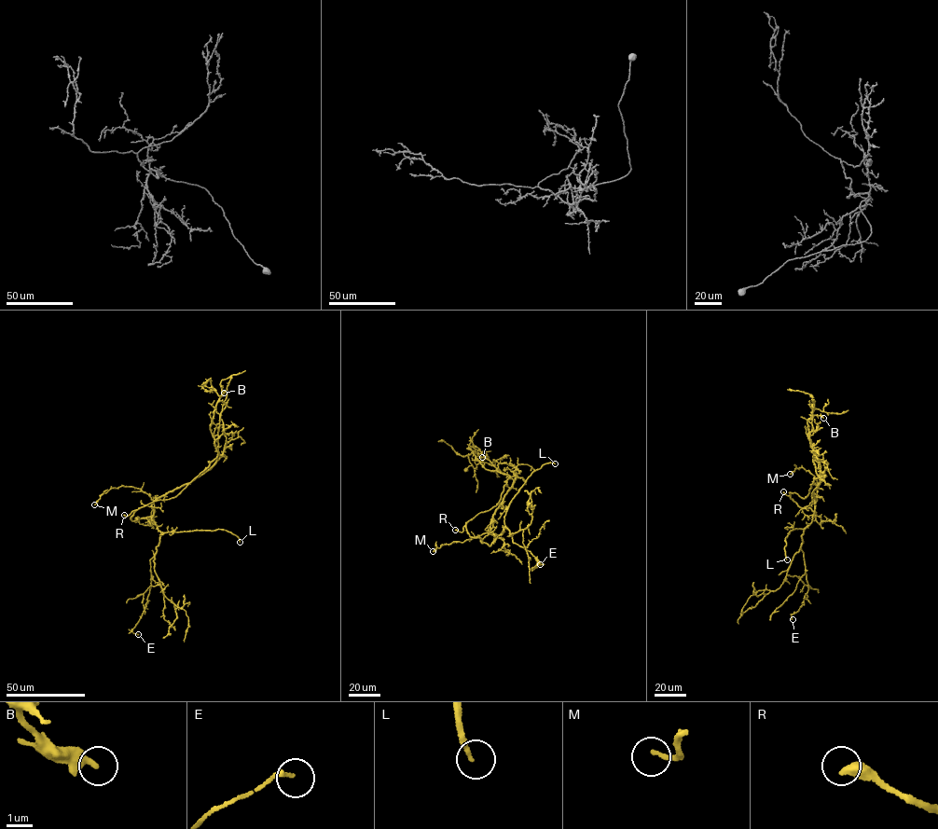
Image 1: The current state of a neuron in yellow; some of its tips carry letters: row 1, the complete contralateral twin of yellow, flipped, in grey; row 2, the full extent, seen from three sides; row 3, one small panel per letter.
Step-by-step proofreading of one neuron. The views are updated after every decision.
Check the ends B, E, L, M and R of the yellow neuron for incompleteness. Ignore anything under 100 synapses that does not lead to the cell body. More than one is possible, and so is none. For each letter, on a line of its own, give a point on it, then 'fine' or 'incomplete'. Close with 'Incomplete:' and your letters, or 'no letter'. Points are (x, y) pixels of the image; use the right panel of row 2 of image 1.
B: place (823, 418); fine
E: place (793, 619); fine
L: place (787, 559); incomplete
M: place (790, 474); fine
R: place (783, 491); incomplete
Incomplete: L, R

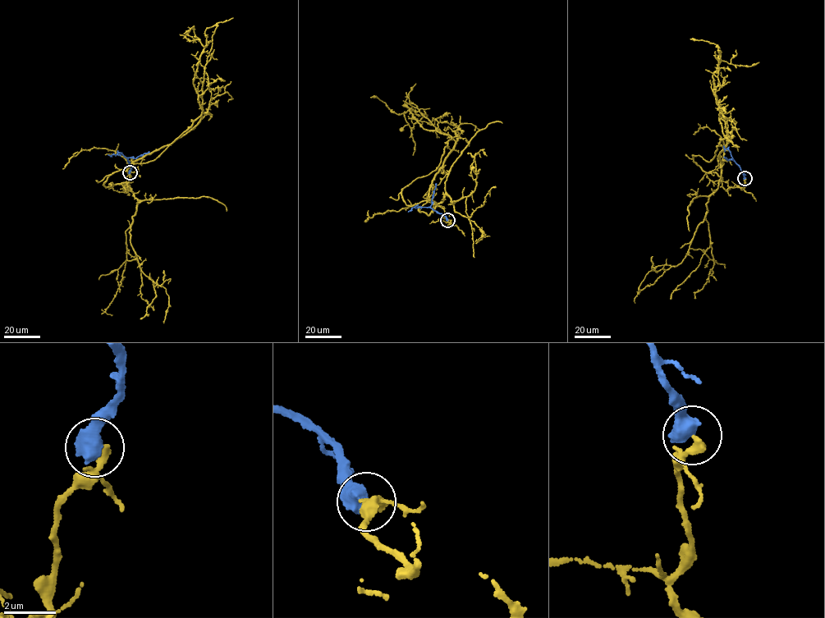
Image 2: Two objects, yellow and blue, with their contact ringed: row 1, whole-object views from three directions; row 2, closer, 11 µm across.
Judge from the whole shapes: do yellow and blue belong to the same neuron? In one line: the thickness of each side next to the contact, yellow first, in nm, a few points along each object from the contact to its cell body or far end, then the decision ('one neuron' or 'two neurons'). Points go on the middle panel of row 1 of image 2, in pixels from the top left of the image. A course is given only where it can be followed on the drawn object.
360 nm thick on the yellow side, 700 nm on the other; yellow runs (447, 220), (451, 225), (443, 208), (428, 200), (455, 140), (416, 120), (410, 109), (399, 114), (371, 98); blue runs (447, 220), (430, 207), (436, 183); two neurons

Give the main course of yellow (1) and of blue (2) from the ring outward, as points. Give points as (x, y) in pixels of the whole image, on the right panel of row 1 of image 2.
1: (745, 178), (744, 188), (721, 186), (718, 157), (726, 126), (712, 91), (721, 55), (714, 43), (690, 39)
2: (745, 178), (733, 159), (727, 160), (724, 157)

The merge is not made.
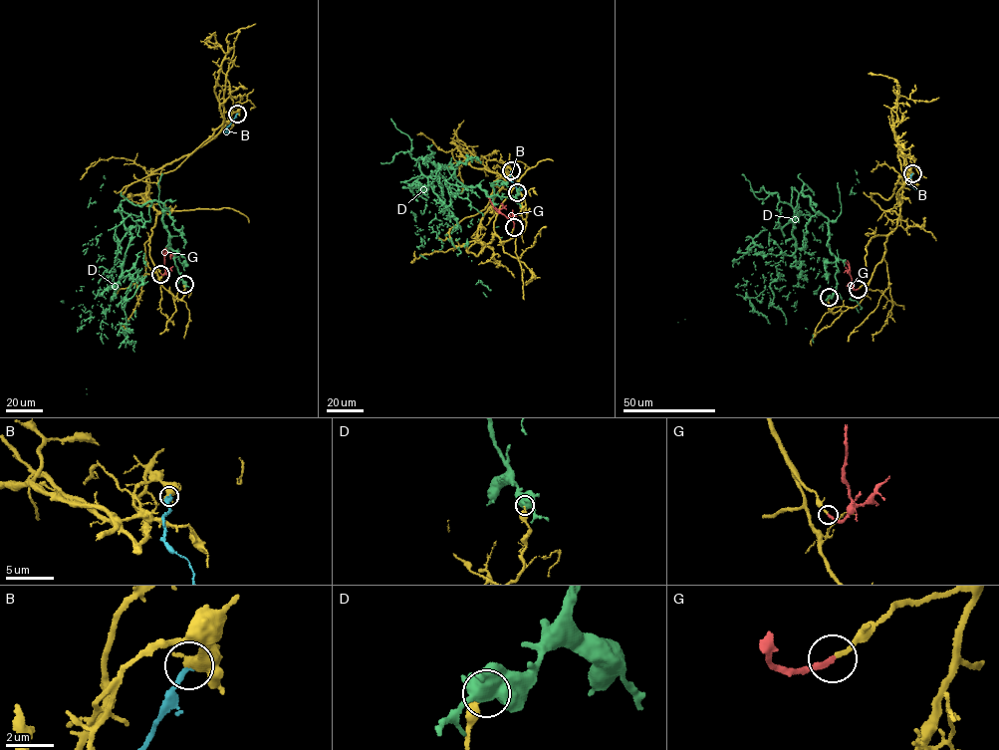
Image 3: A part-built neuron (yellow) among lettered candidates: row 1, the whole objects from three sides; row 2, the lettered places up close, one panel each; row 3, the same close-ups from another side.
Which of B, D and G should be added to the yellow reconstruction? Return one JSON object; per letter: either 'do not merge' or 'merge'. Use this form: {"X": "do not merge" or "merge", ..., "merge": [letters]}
{"B": "do not merge", "D": "do not merge", "G": "merge", "merge": ["G"]}

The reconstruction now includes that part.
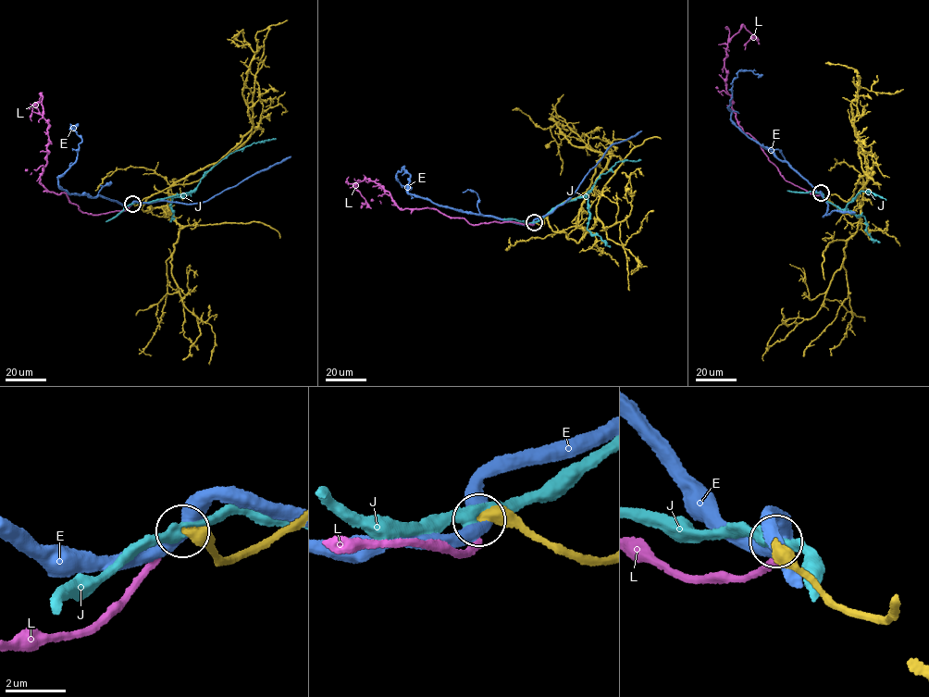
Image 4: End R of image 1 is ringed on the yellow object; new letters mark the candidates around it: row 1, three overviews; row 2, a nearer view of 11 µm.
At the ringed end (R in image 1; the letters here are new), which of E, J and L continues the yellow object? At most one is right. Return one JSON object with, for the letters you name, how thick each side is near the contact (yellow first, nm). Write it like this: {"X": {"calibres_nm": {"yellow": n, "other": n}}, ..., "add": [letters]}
{"L": {"calibres_nm": {"yellow": 480, "other": 200}}, "add": ["L"]}

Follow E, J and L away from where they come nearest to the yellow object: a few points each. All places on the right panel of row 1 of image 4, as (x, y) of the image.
E: (821, 193), (788, 164), (740, 130), (731, 118), (731, 83), (738, 71), (751, 70), (762, 75)
J: (821, 193), (827, 201), (843, 210), (861, 191), (869, 191), (885, 200)
L: (821, 192), (784, 180), (739, 126), (724, 63), (728, 40), (743, 26), (755, 38), (745, 49)

